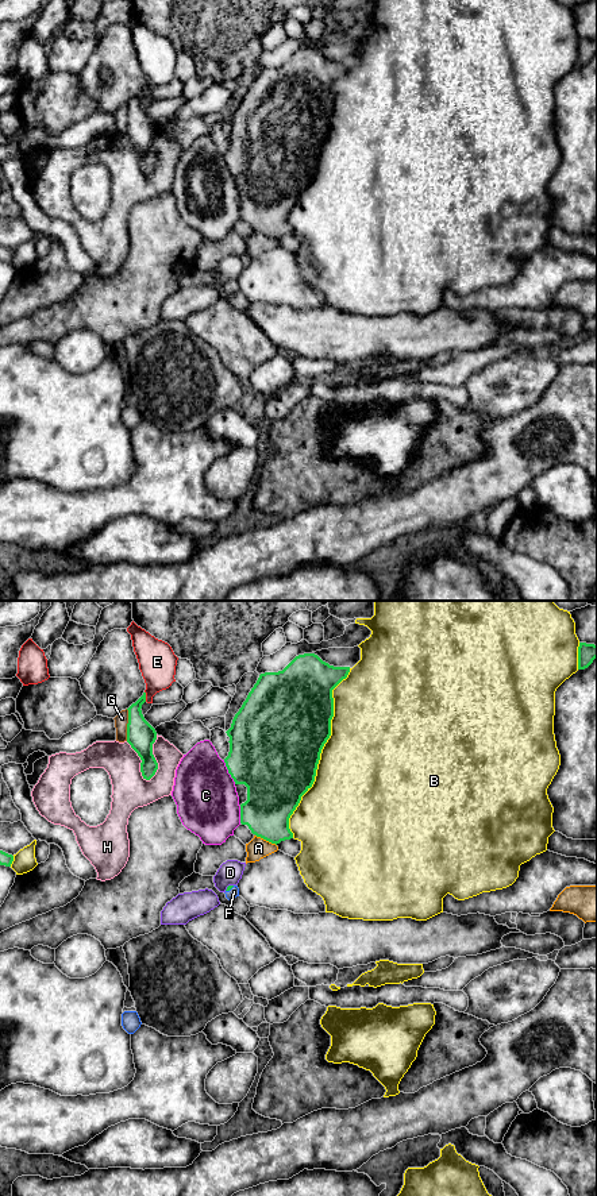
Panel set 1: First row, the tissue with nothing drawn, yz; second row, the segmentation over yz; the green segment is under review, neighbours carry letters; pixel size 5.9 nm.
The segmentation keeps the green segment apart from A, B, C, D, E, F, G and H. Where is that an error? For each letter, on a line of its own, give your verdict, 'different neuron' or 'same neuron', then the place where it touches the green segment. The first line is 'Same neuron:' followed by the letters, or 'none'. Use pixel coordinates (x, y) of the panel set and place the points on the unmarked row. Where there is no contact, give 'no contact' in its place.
Same neuron: F
A: different neuron; contact yz (266, 235)
B: different neuron; contact yz (320, 147)
C: different neuron; contact yz (228, 168)
D: different neuron; contact yz (228, 281)
E: different neuron; contact yz (145, 92)
F: same neuron; contact yz (230, 284)
G: different neuron; contact yz (127, 120)
H: different neuron; contact yz (142, 157)

